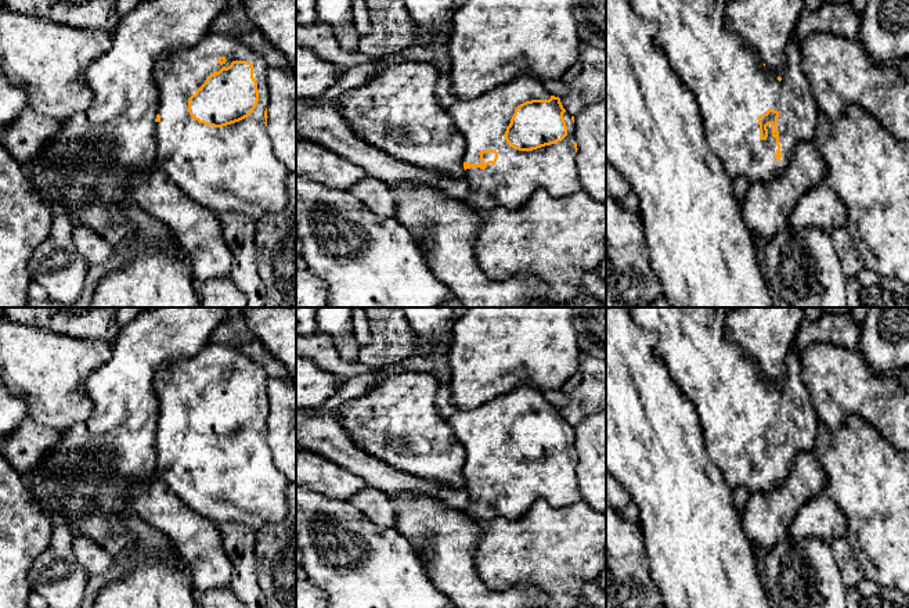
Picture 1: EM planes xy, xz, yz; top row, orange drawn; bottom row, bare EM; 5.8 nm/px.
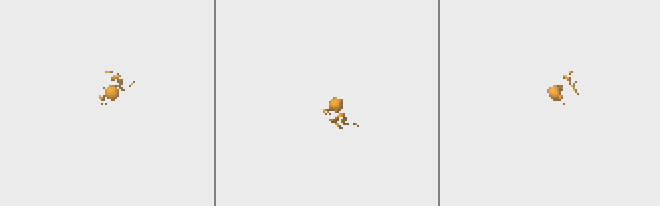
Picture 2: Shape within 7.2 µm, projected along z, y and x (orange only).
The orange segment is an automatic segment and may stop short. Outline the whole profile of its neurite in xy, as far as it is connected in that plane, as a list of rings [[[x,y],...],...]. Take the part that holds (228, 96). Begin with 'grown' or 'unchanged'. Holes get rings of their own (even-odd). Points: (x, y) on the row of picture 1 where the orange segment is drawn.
grown | [[[210,30],[195,46],[163,53],[154,66],[154,80],[159,93],[155,119],[156,165],[195,204],[214,212],[242,213],[259,222],[268,213],[281,213],[289,201],[288,170],[275,157],[267,134],[266,61],[231,35]]]

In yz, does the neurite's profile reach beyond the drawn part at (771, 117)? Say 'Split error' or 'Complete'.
Split error

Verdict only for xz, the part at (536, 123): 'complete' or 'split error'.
split error

